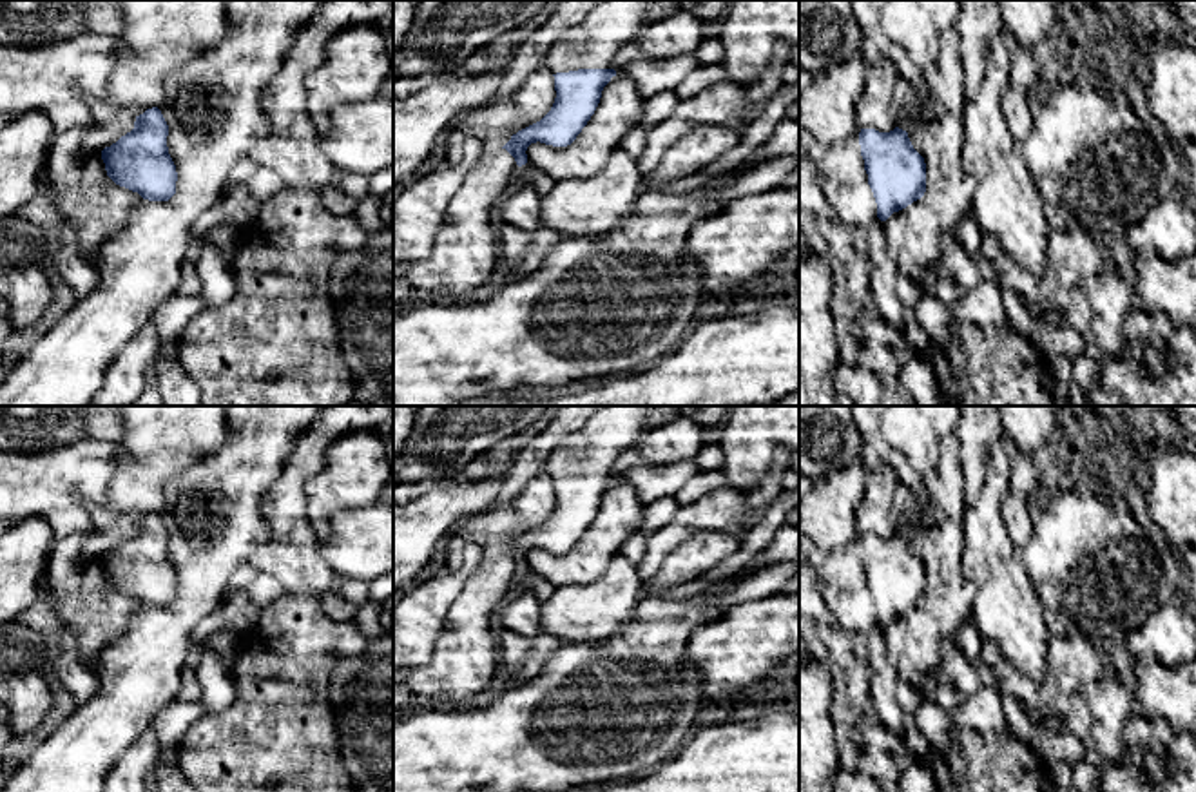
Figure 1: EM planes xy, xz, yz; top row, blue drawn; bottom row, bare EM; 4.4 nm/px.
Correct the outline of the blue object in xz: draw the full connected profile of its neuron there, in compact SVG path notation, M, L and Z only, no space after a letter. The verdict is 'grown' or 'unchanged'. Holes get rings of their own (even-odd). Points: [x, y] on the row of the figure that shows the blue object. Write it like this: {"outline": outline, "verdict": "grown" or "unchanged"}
{"outline": "M603 0L551 47L545 67L555 76L555 103L540 121L518 130L502 147L516 161L513 187L529 179L533 169L526 150L531 143L567 147L576 140L594 114L603 87L616 76L616 53L649 24L647 11L652 2Z", "verdict": "grown"}

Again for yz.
{"outline": "M799 127L799 145L815 167L826 203L854 228L866 232L873 221L886 221L926 192L924 158L913 149L908 132L899 127L890 132L861 129L859 134L832 145L819 143L808 129Z", "verdict": "grown"}

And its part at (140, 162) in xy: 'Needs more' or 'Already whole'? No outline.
Already whole

